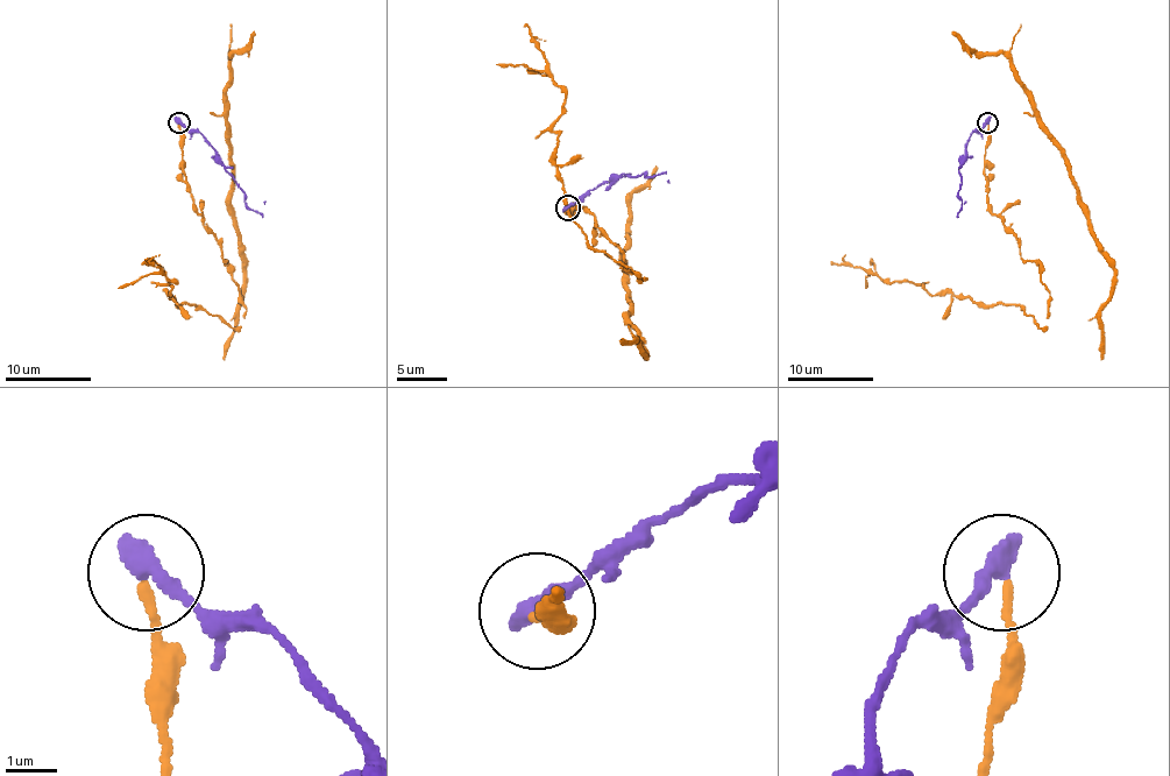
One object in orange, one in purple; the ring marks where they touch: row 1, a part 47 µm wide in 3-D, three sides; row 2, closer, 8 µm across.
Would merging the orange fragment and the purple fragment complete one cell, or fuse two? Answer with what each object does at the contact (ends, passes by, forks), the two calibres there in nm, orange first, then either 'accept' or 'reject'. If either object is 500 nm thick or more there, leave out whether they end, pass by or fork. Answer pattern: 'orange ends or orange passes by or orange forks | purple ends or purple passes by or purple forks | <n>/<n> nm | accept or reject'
orange ends | purple ends | 170/460 nm | reject

